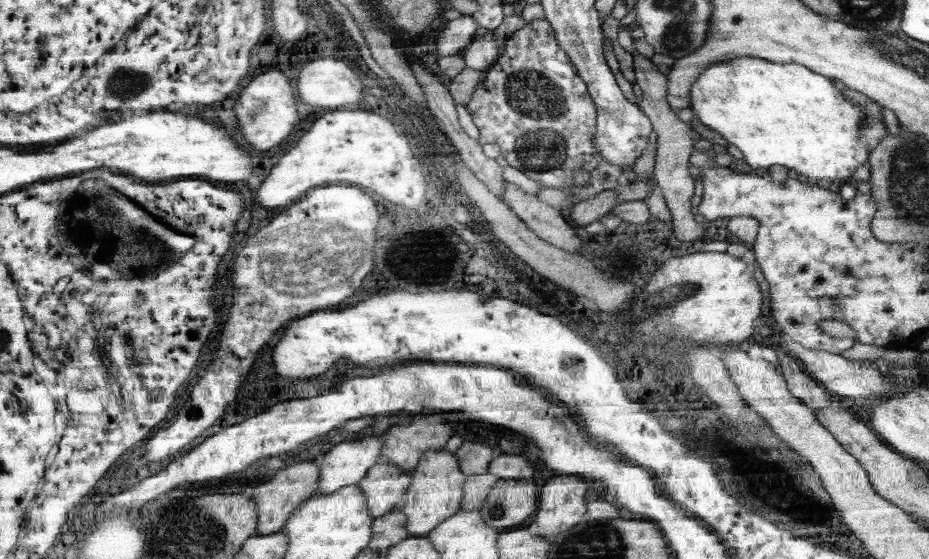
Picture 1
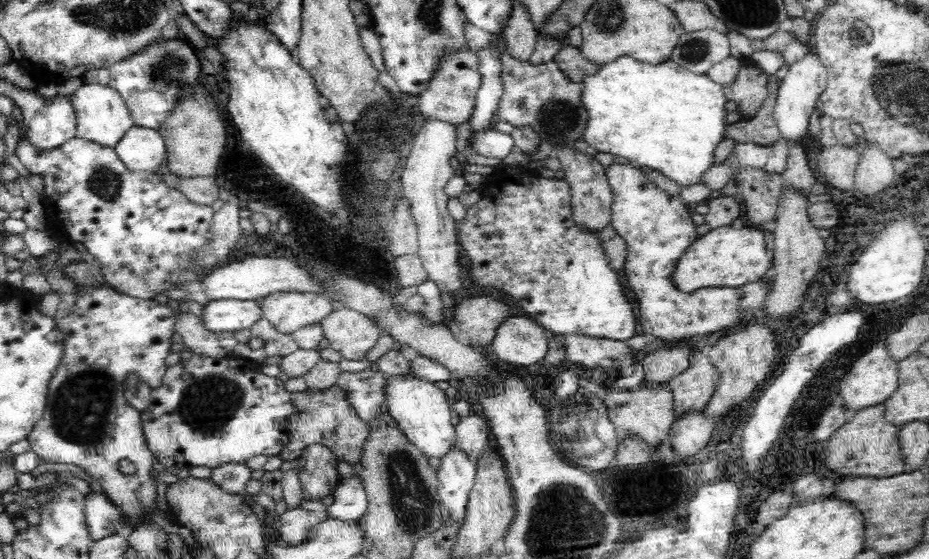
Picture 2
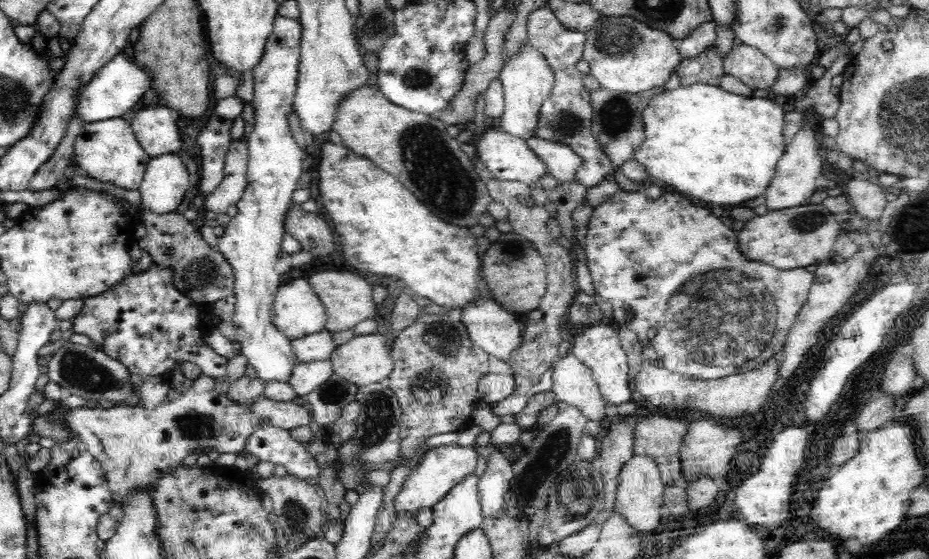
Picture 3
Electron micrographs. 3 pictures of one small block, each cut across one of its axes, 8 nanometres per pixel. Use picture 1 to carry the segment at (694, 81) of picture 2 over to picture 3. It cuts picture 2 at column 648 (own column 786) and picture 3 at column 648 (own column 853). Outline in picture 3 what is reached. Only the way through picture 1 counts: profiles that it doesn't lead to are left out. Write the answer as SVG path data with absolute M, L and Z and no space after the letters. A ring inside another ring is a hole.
M706 83L681 85L676 90L656 94L644 108L642 125L643 130L646 130L646 138L630 159L637 161L652 178L670 184L674 190L686 196L694 196L712 204L738 206L758 194L764 195L774 178L777 163L786 146L782 135L785 115L781 102L777 100L753 96L746 98Z

